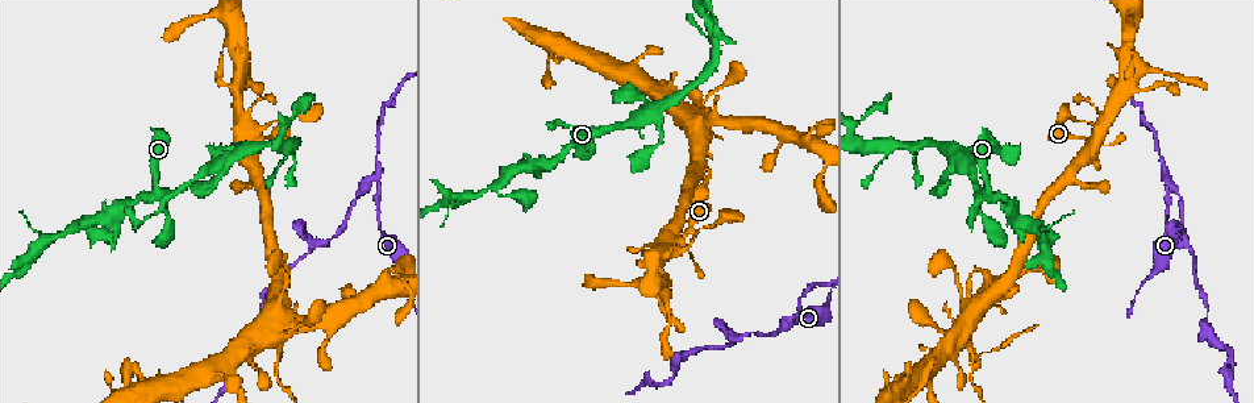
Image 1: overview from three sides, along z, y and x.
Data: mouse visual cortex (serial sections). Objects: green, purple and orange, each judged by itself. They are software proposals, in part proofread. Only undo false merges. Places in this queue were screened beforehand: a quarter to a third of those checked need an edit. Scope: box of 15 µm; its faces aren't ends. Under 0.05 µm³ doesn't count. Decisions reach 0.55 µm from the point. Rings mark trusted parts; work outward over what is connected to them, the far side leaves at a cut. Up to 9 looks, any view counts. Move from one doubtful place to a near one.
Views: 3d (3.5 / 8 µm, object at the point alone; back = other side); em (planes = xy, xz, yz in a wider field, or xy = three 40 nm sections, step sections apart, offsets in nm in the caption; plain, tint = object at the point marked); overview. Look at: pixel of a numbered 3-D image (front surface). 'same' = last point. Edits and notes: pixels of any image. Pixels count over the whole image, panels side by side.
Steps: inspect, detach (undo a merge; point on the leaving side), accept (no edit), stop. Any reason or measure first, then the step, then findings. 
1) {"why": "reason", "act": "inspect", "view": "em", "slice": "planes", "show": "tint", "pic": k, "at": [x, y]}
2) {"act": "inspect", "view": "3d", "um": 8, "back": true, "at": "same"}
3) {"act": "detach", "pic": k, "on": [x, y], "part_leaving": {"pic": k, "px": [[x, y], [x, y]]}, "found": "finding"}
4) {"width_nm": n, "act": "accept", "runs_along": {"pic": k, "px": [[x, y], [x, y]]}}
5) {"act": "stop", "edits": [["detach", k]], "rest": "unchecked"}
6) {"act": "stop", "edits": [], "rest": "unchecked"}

{"why": "sudden change in width", "act": "inspect", "view": "3d", "um": 3.5, "back": true, "pic": 1, "at": [678, 246]}

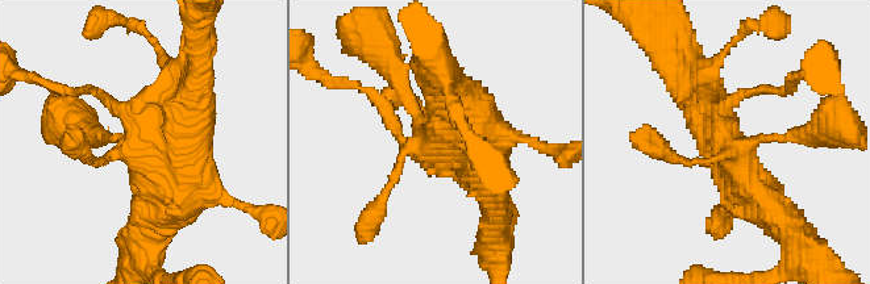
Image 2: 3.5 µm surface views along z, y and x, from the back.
{"act": "inspect", "view": "em", "slice": "xy", "step": 5, "show": "plain", "pic": 2, "at": [141, 157]}

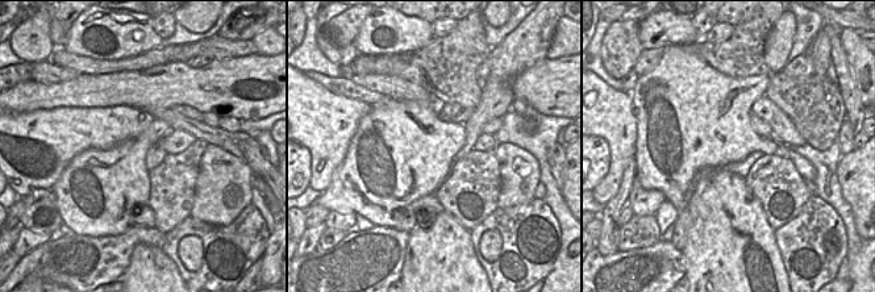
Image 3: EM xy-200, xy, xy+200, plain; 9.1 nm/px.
{"why": "where the object lies", "act": "inspect", "view": "em", "slice": "xy", "step": 5, "show": "tint", "at": "same"}

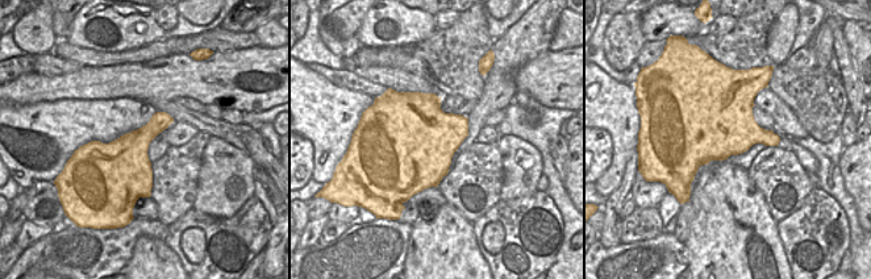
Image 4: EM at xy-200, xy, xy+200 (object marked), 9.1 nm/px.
{"act": "accept", "runs_along": {"pic": 2, "px": [[98, 137], [170, 186], [162, 217]]}, "found": "one cell here"}

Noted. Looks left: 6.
{"act": "inspect", "view": "3d", "um": 3.5, "back": true, "pic": 1, "at": [799, 317]}

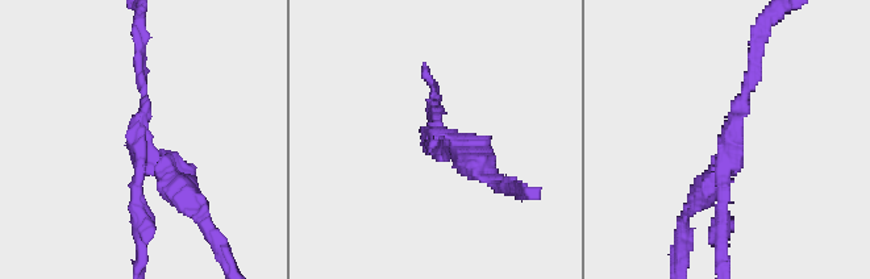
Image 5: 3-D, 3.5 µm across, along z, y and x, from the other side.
{"arms": 3, "arm_widths_nm": [150, 200, 300], "act": "inspect", "view": "em", "slice": "planes", "show": "tint", "pic": 5, "at": [442, 135]}

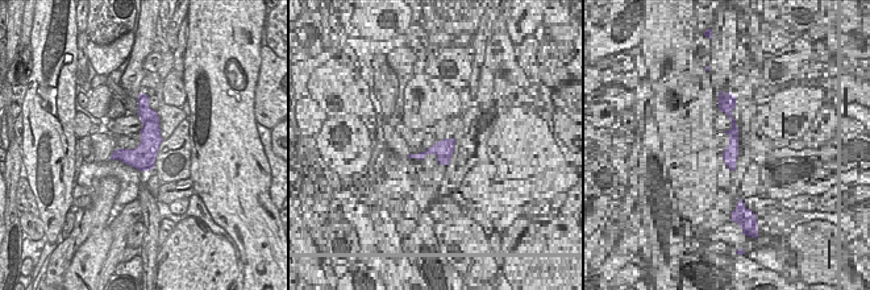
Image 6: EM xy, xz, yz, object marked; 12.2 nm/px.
{"act": "inspect", "view": "em", "slice": "xy", "step": 3, "show": "tint", "at": "same"}

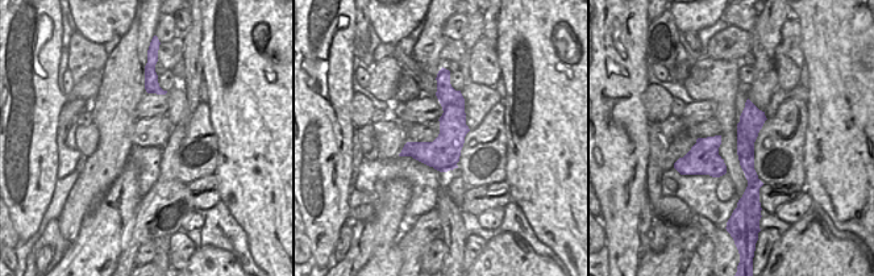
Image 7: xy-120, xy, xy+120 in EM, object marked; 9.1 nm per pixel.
{"act": "detach", "pic": 5, "on": [178, 188], "part_leaving": {"pic": 5, "px": [[153, 159], [219, 249]]}, "found": "a second cell is stuck on"}

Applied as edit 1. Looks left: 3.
{"act": "inspect", "view": "overview"}

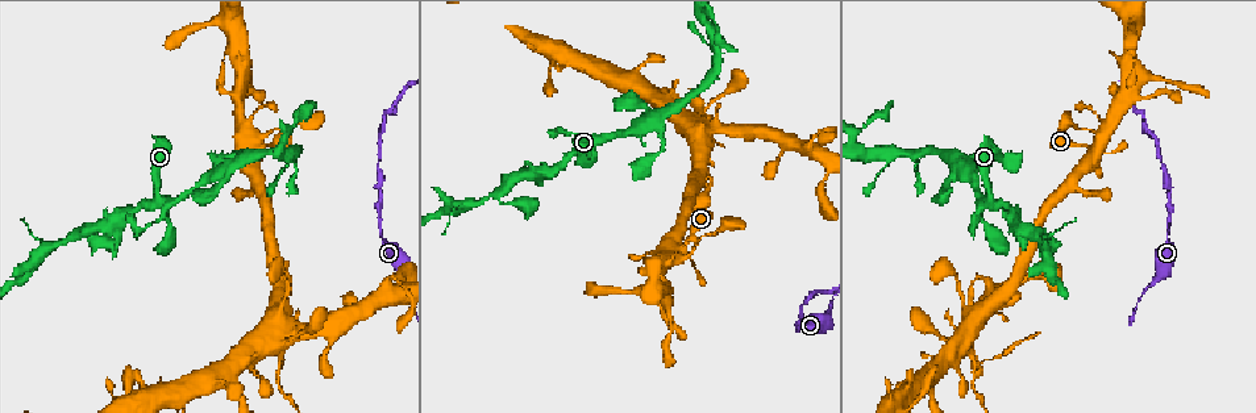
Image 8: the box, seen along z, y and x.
{"why": "sharp bend", "act": "inspect", "view": "3d", "um": 3.5, "back": true, "pic": 8, "at": [972, 359]}

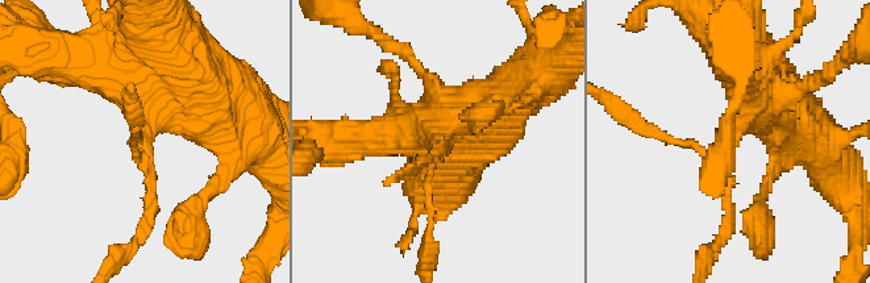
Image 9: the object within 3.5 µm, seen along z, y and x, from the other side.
{"why": "need the tissue", "act": "inspect", "view": "em", "slice": "xy", "step": 2, "show": "tint", "pic": 9, "at": [148, 148]}

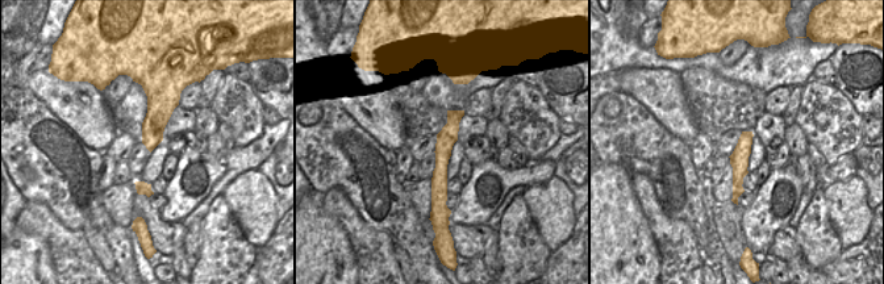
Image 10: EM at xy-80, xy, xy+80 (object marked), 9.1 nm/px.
{"act": "accept", "runs_along": {"pic": 9, "px": [[753, 75], [760, 103], [720, 155], [652, 132]]}, "found": "all the same cell"}

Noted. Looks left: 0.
{"act": "stop", "edits": [["detach", 5]], "rest": "unchecked"}

